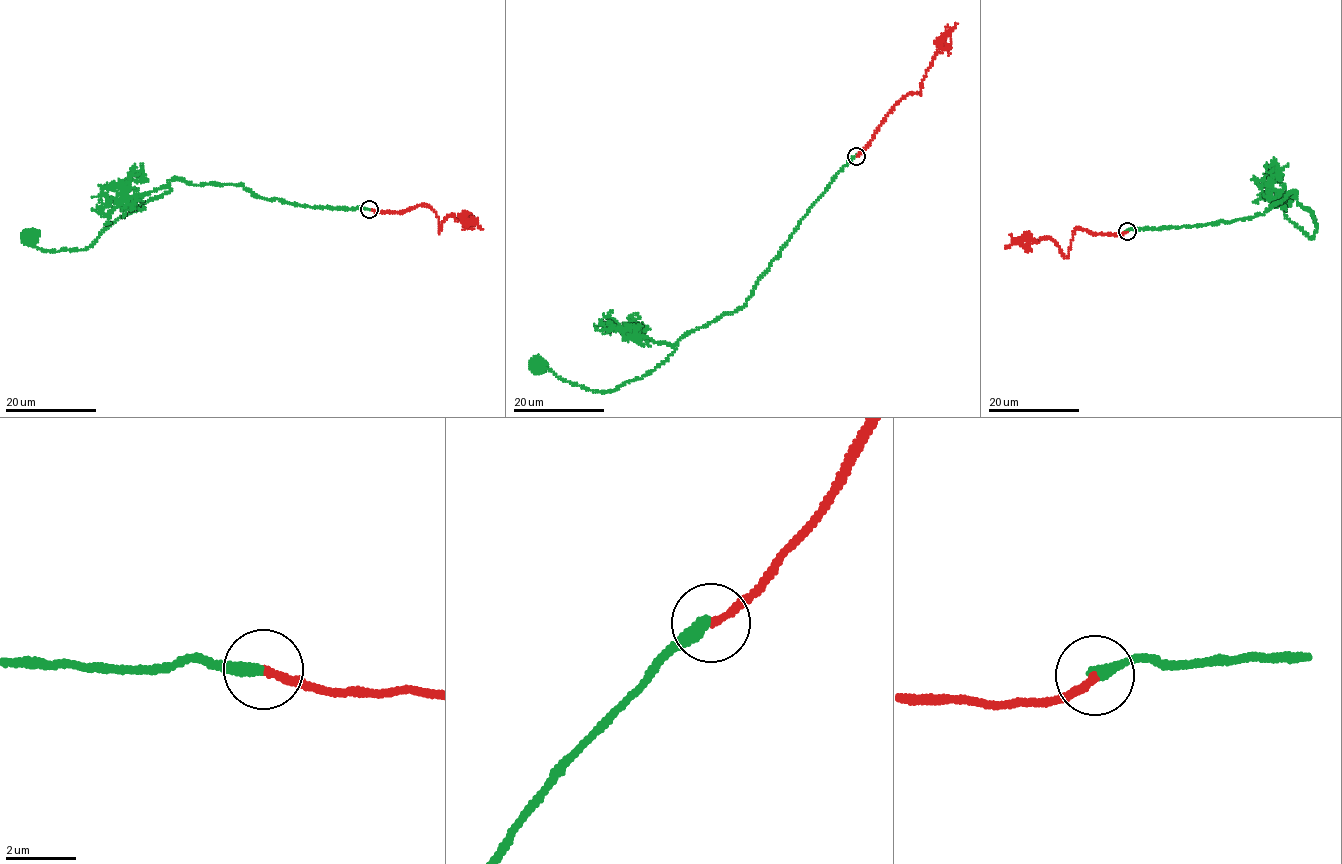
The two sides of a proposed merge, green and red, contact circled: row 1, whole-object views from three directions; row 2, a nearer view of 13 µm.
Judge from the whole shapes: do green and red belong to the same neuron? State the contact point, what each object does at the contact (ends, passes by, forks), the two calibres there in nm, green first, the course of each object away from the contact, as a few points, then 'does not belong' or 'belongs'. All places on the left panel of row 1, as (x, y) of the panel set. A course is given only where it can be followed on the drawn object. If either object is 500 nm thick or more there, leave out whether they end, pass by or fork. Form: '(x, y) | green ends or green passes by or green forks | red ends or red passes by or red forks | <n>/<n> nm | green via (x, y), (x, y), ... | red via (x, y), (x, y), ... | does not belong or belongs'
(369, 209) | green ends | red ends | 360/220 nm | green via (369, 209), (300, 205), (230, 184), (175, 178), (170, 191), (120, 216), (84, 249), (47, 251), (27, 232) | red via (369, 209), (380, 213), (401, 213), (427, 204), (438, 218), (438, 233), (441, 222), (451, 214), (482, 229) | belongs

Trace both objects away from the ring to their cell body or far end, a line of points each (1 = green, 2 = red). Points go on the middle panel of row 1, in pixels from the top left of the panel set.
1: (856, 155), (742, 307), (690, 331), (642, 378), (607, 392), (588, 391), (543, 368), (534, 355)
2: (856, 155), (896, 103), (908, 95), (920, 94), (921, 81), (939, 40), (957, 23)

